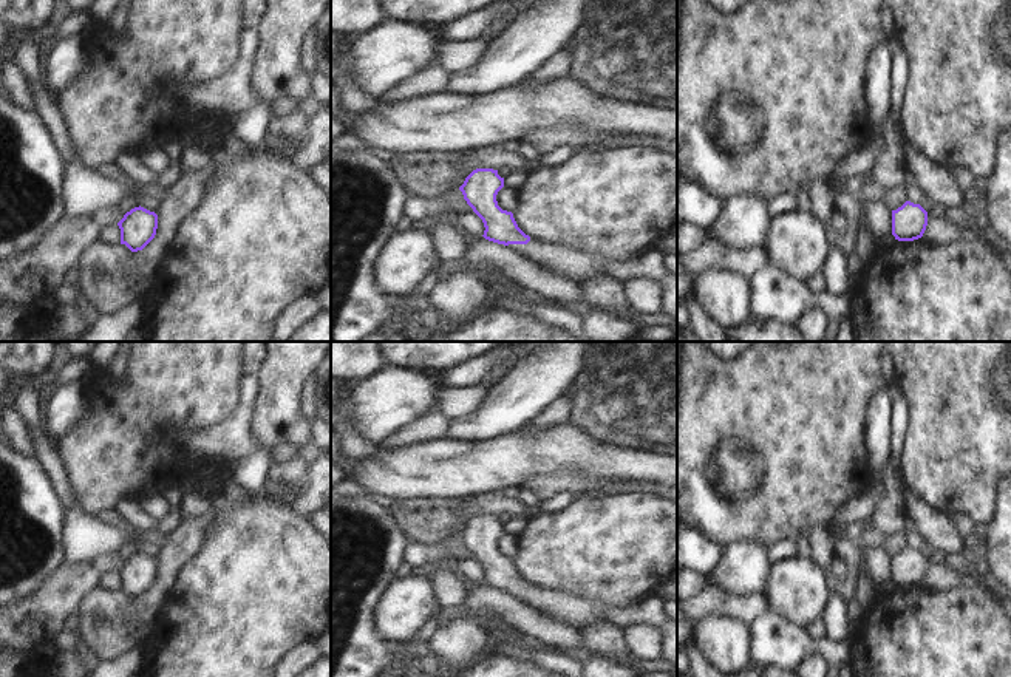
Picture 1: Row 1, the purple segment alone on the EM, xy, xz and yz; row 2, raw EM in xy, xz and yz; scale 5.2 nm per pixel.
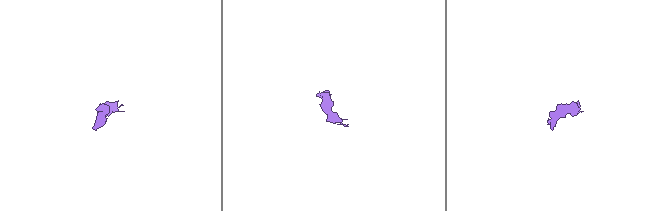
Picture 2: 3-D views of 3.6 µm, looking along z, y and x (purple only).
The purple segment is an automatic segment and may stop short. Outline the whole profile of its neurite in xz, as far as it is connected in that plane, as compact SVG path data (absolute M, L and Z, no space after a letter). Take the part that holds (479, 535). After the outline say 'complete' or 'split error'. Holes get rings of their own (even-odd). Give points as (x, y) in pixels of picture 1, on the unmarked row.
M493 515L473 516L459 533L467 550L484 569L484 584L509 592L543 615L575 628L594 621L611 621L620 628L651 624L662 631L663 657L677 662L677 620L665 614L660 597L640 598L634 603L598 604L591 598L530 584L516 570L513 560L498 552L496 541L504 524Z; split error

